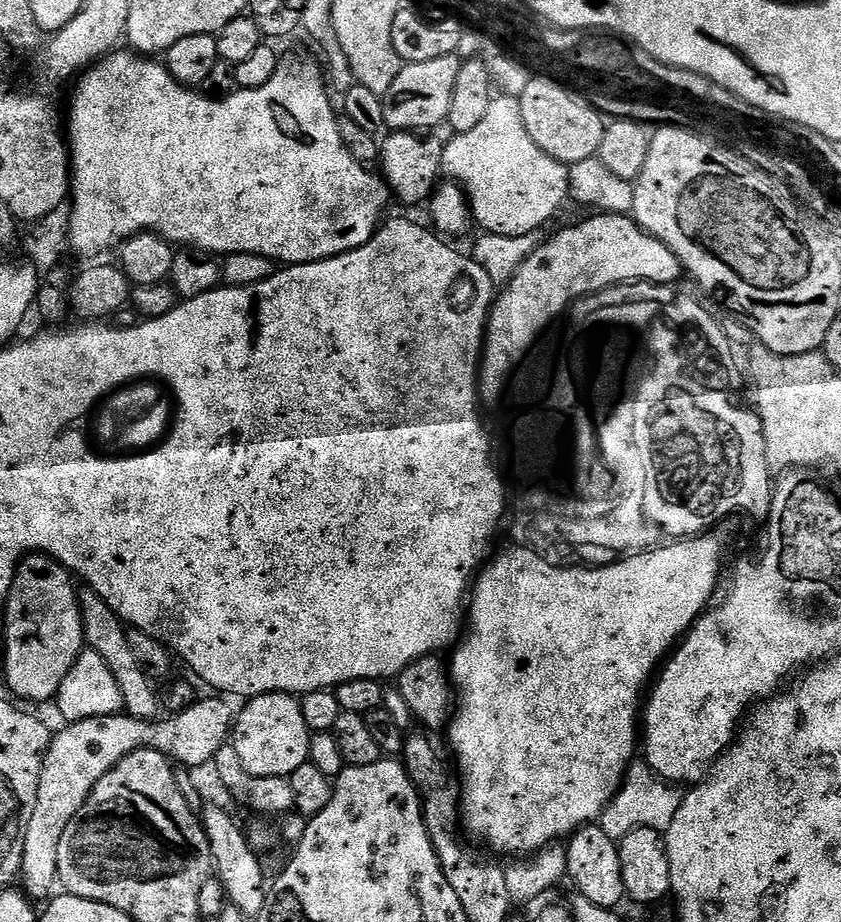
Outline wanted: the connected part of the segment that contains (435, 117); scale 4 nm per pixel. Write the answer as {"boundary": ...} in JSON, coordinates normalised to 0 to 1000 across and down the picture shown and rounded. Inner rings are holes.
{"boundary":[[[541,60],[516,63],[516,67],[480,69],[463,100],[454,105],[458,136],[471,143],[493,144],[499,141],[497,139],[512,141],[522,133],[532,131],[548,68],[547,61]]]}

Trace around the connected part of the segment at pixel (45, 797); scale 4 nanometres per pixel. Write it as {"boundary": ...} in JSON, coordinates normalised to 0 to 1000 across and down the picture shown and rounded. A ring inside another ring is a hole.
{"boundary":[[[234,758],[222,770],[206,775],[209,777],[206,781],[195,781],[196,779],[187,780],[184,783],[163,781],[151,774],[118,777],[82,784],[76,787],[81,790],[74,791],[73,794],[68,793],[63,797],[62,808],[57,811],[57,818],[52,824],[52,835],[48,841],[48,856],[45,857],[48,870],[43,873],[40,883],[36,887],[36,896],[31,900],[29,930],[24,936],[26,954],[29,950],[27,966],[39,977],[46,978],[52,975],[56,977],[63,971],[62,962],[65,964],[69,959],[69,918],[74,913],[74,905],[90,888],[98,874],[105,869],[105,862],[112,857],[114,849],[127,837],[136,835],[136,831],[140,831],[140,826],[145,826],[157,816],[163,816],[166,811],[181,811],[210,830],[220,829],[218,832],[224,835],[253,828],[260,811],[272,806],[273,795],[278,790],[278,772],[275,772],[262,759],[237,759]]]}

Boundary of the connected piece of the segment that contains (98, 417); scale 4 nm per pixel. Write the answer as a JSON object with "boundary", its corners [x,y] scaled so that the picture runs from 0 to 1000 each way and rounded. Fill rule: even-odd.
{"boundary":[[[165,402],[153,414],[141,413],[136,423],[111,437],[88,458],[88,469],[94,471],[100,485],[113,496],[121,496],[127,503],[144,501],[159,504],[175,496],[193,490],[190,484],[197,477],[197,458],[207,456],[202,434],[212,427],[209,414],[201,407]]]}

